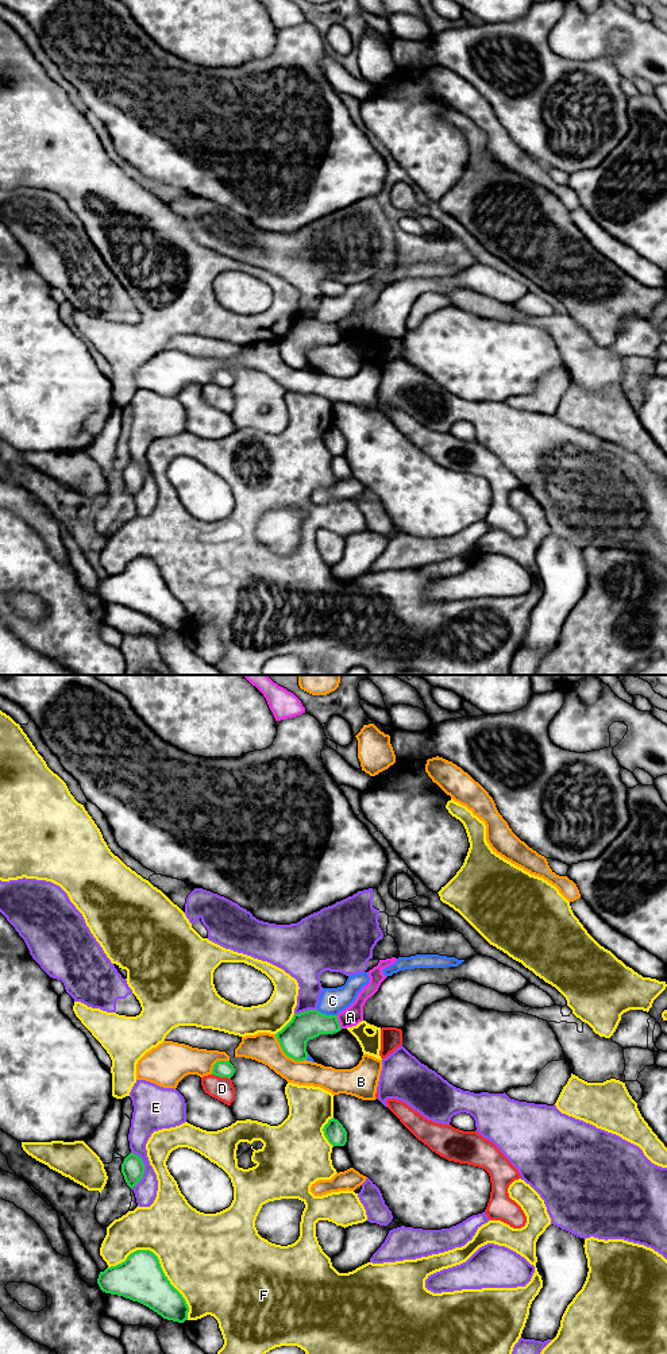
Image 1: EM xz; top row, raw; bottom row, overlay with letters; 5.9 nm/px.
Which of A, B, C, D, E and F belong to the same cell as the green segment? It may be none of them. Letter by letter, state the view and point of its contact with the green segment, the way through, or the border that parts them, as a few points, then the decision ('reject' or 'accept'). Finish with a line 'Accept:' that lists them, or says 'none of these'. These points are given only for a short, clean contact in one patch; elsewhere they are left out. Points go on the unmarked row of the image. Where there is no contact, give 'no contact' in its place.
A: meets green in xz at (338, 331); border along xz (336, 324), (342, 336); reject
B: meets green in xz at (286, 363); reject
C: meets green in xz at (327, 324); reject
D: meets green in xz at (222, 385); reject
E: meets green in xz at (143, 478); reject
F: meets green in xz at (159, 573); reject
Accept: none of these

